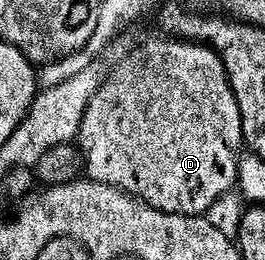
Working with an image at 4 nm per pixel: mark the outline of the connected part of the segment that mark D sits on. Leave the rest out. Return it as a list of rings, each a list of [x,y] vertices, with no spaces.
[[[167,37],[157,40],[156,43],[147,43],[144,47],[136,46],[131,54],[126,55],[117,66],[110,68],[107,80],[99,87],[99,92],[89,101],[89,105],[83,113],[77,136],[77,147],[81,152],[82,162],[85,164],[86,178],[90,182],[104,183],[115,187],[118,191],[125,191],[128,195],[142,199],[150,207],[156,207],[158,211],[164,211],[170,215],[198,215],[200,217],[206,216],[218,204],[215,202],[230,187],[236,186],[243,146],[241,109],[237,105],[237,97],[233,93],[231,82],[227,79],[225,65],[220,61],[217,52],[212,51],[210,47],[201,47],[198,43],[172,41]]]

